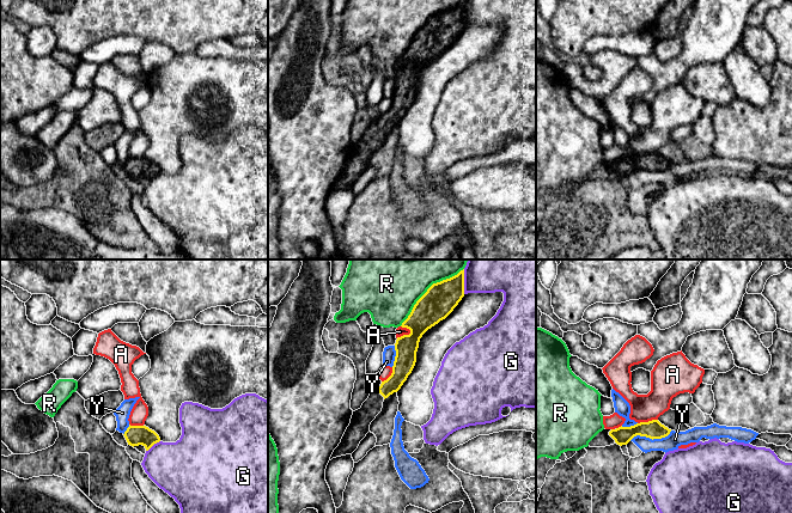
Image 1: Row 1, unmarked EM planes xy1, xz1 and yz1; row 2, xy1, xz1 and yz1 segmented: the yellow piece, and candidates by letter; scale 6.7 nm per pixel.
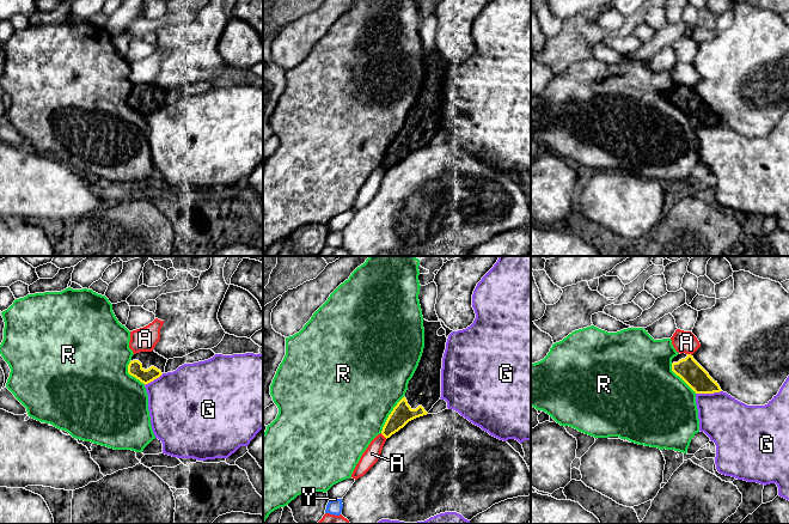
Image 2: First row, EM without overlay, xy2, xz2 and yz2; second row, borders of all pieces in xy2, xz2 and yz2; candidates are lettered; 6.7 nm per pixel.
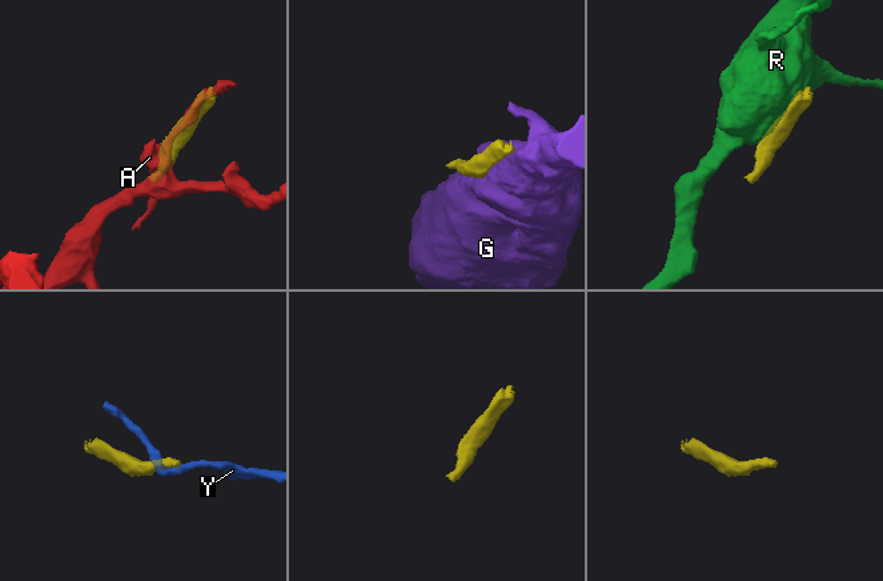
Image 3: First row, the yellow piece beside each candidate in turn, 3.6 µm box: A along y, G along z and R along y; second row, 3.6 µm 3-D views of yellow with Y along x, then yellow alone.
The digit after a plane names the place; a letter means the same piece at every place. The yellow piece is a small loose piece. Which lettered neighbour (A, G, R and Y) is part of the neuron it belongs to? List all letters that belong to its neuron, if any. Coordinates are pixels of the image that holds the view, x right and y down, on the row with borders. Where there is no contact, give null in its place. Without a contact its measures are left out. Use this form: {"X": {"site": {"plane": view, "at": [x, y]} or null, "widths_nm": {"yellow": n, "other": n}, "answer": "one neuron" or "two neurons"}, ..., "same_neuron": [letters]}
{"A": {"site": {"plane": "xz1", "at": [403, 335]}, "widths_nm": {"yellow": 200, "other": 60}, "answer": "two neurons"}, "G": {"site": {"plane": "yz2", "at": [708, 392]}, "widths_nm": {"yellow": 160, "other": 320}, "answer": "two neurons"}, "R": {"site": {"plane": "xz1", "at": [427, 289]}, "widths_nm": {"yellow": 220, "other": 500}, "answer": "two neurons"}, "Y": {"site": {"plane": "yz1", "at": [650, 438]}, "widths_nm": {"yellow": 130, "other": 110}, "answer": "two neurons"}, "same_neuron": []}

